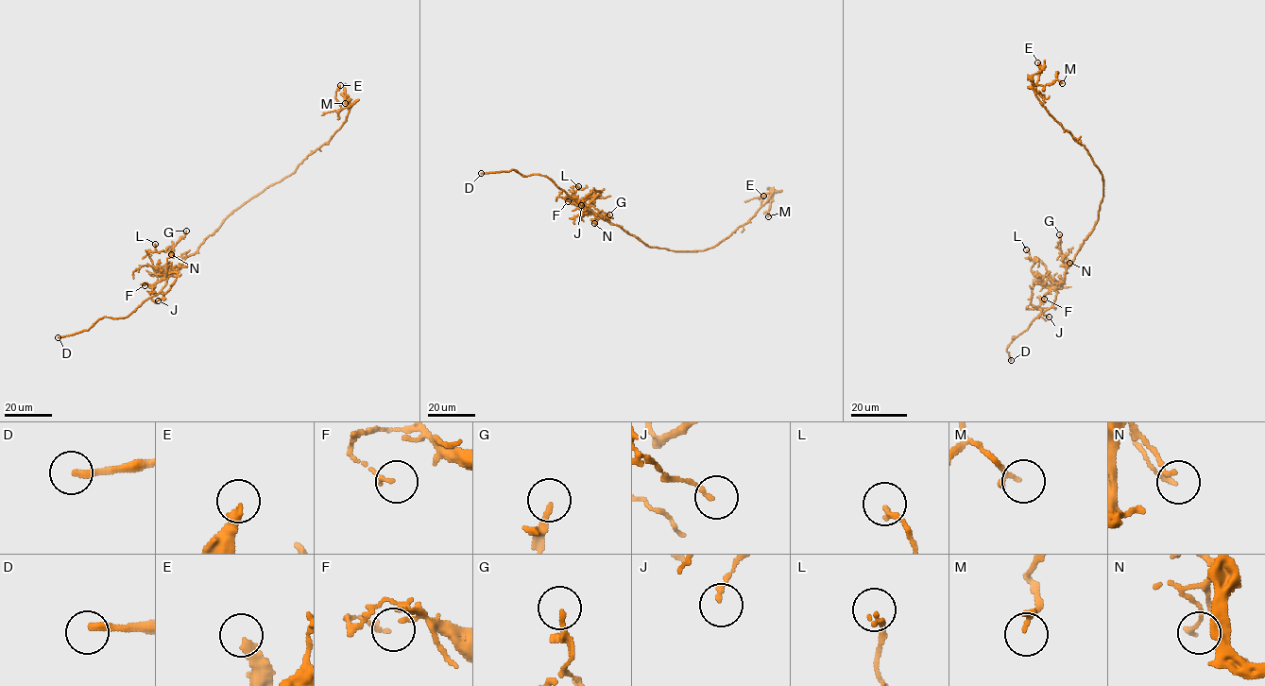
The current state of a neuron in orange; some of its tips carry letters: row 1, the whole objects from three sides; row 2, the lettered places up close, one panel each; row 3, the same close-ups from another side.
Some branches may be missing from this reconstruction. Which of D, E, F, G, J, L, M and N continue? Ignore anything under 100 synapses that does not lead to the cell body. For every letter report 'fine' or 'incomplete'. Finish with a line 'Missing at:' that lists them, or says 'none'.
D: incomplete
E: fine
F: fine
G: fine
J: fine
L: fine
M: fine
N: fine
Missing at: D

